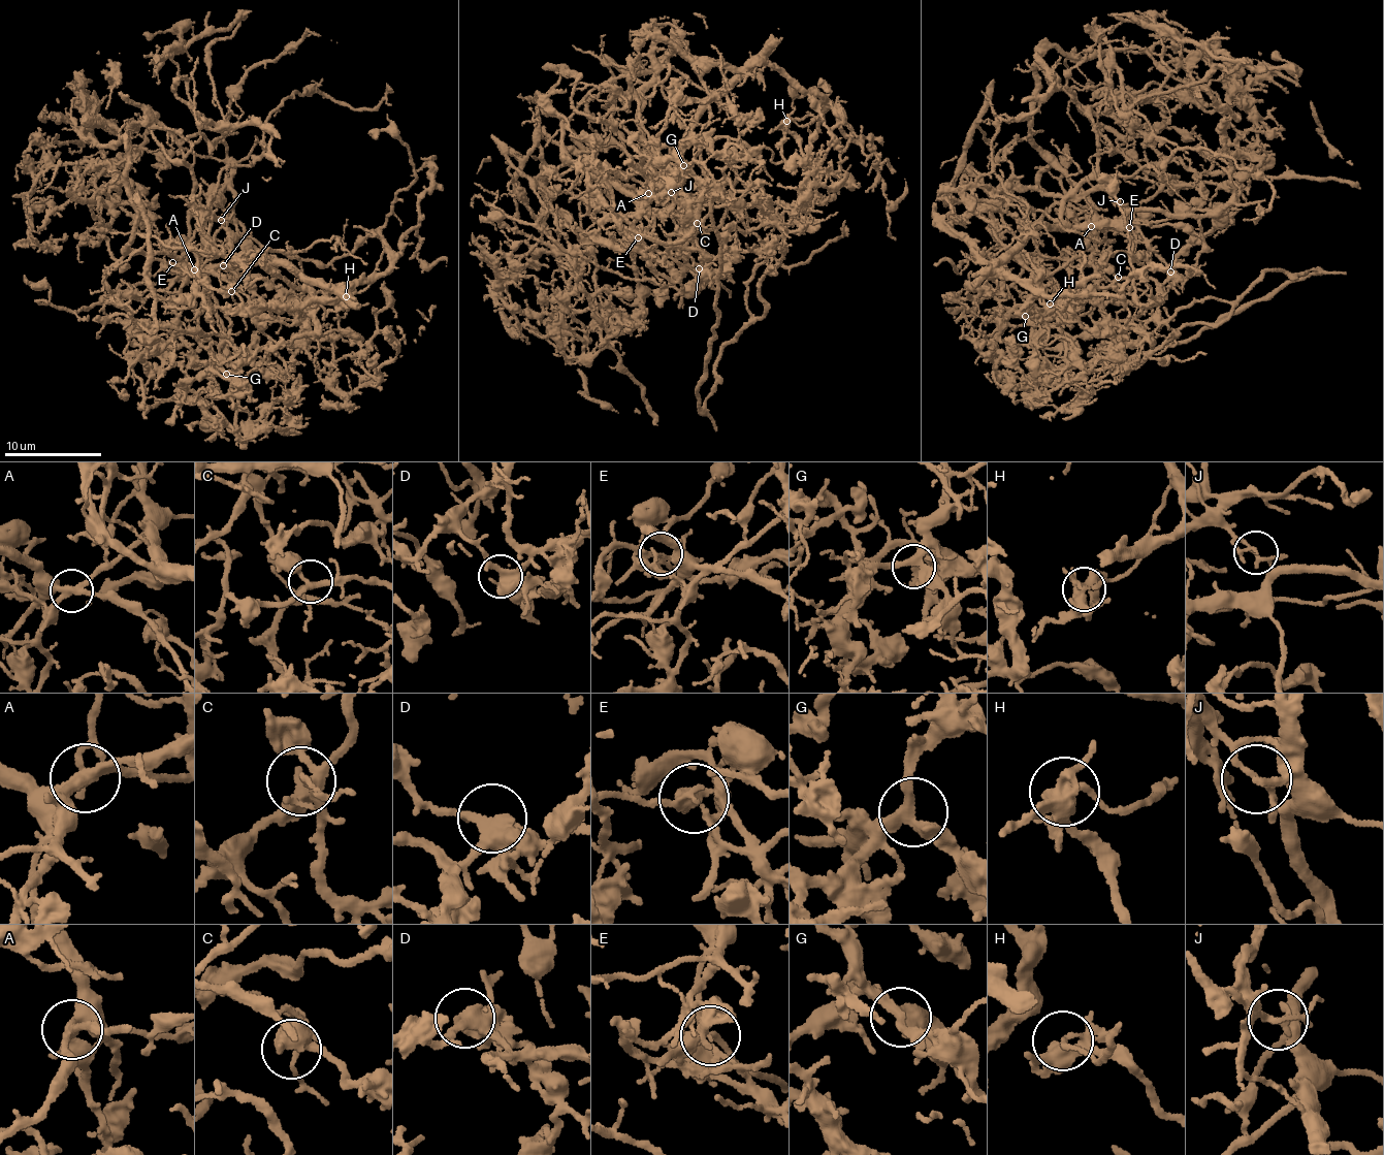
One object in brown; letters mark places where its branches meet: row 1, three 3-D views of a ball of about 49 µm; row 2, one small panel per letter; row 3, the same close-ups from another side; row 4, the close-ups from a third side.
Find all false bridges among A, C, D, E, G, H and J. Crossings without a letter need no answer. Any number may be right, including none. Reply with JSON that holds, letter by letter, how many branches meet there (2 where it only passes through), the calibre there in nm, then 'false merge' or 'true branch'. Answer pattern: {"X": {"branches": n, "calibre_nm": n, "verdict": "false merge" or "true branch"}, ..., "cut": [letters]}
{"A": {"branches": 3, "calibre_nm": 300, "verdict": "false merge"}, "C": {"branches": 4, "calibre_nm": 220, "verdict": "true branch"}, "D": {"branches": 3, "calibre_nm": 400, "verdict": "true branch"}, "E": {"branches": 4, "calibre_nm": 140, "verdict": "false merge"}, "G": {"branches": 3, "calibre_nm": 280, "verdict": "true branch"}, "H": {"branches": 3, "calibre_nm": 320, "verdict": "false merge"}, "J": {"branches": 2, "calibre_nm": 170, "verdict": "false merge"}, "cut": ["A", "E", "H", "J"]}

